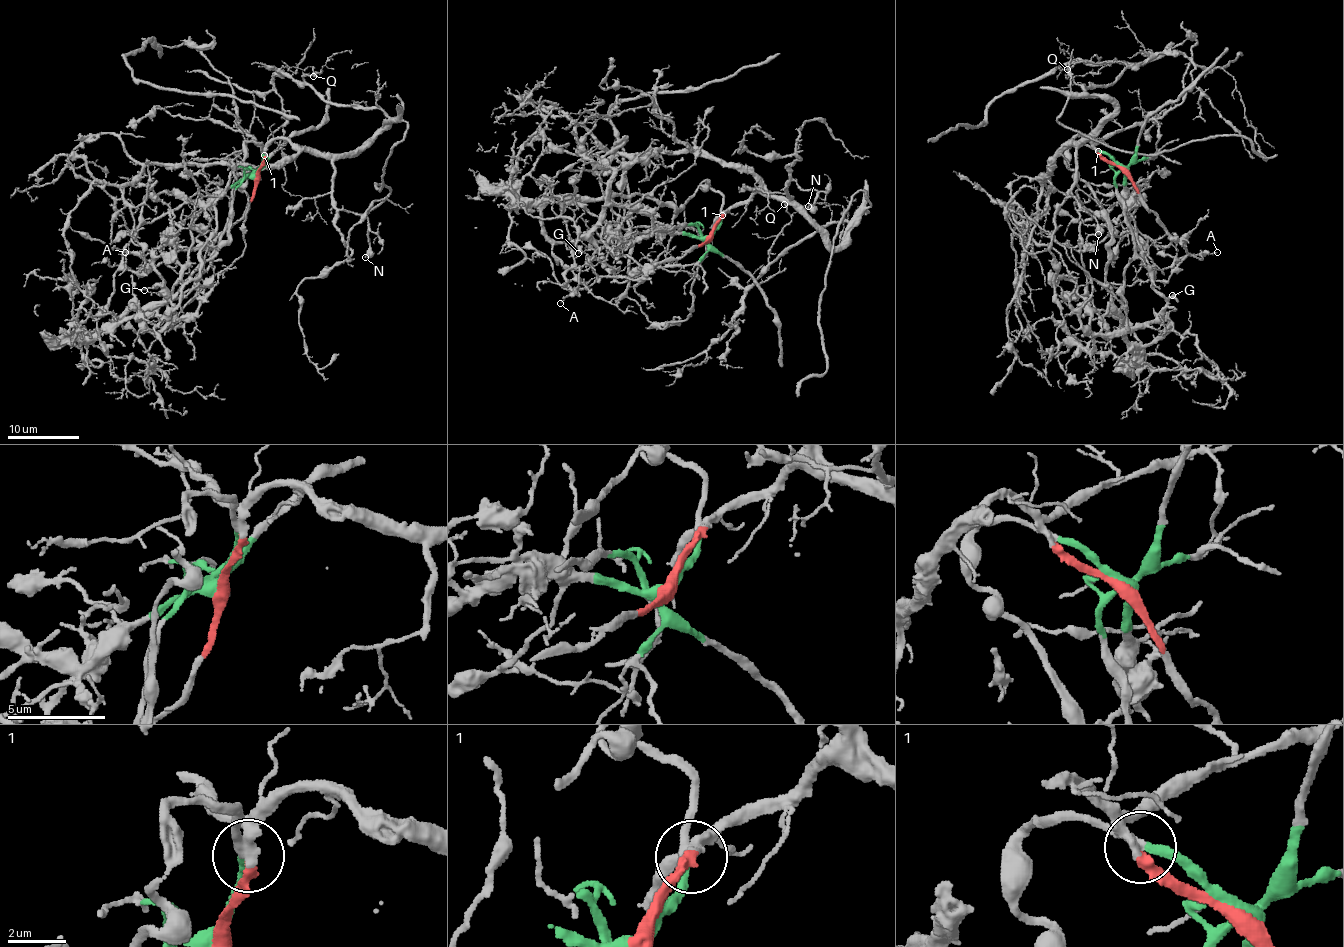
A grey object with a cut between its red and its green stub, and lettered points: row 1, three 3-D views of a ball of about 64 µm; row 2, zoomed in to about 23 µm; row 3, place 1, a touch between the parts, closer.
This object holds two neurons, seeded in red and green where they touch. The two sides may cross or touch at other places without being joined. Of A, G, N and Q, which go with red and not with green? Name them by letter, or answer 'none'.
A, N, Q

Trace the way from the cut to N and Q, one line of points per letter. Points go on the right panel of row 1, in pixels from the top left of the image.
N: (1122, 168), (1110, 163), (1081, 135), (1071, 140), (1075, 186), (1066, 197), (1074, 197), (1097, 223), (1098, 235)
Q: (1122, 168), (1081, 135), (1071, 140), (1089, 140), (1114, 109), (1083, 86), (1105, 86), (1125, 64), (1066, 70)

